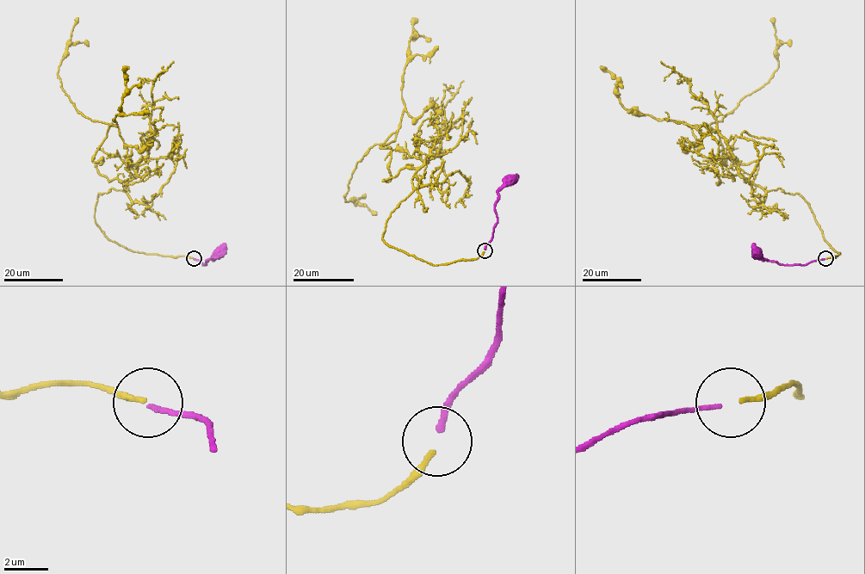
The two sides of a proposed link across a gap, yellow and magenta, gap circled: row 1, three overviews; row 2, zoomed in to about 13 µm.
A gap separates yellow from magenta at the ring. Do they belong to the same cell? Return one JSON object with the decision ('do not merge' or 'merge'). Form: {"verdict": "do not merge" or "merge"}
{"verdict": "merge"}

